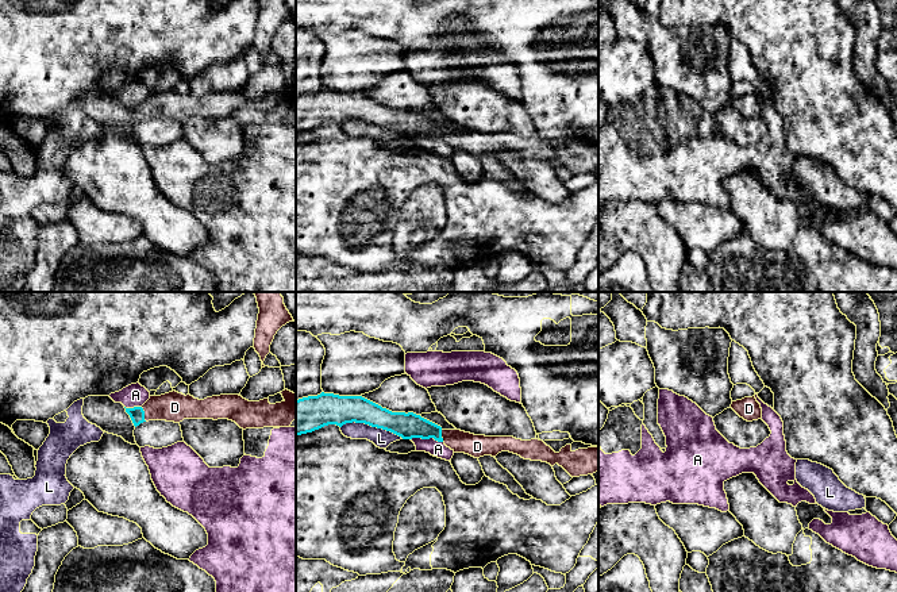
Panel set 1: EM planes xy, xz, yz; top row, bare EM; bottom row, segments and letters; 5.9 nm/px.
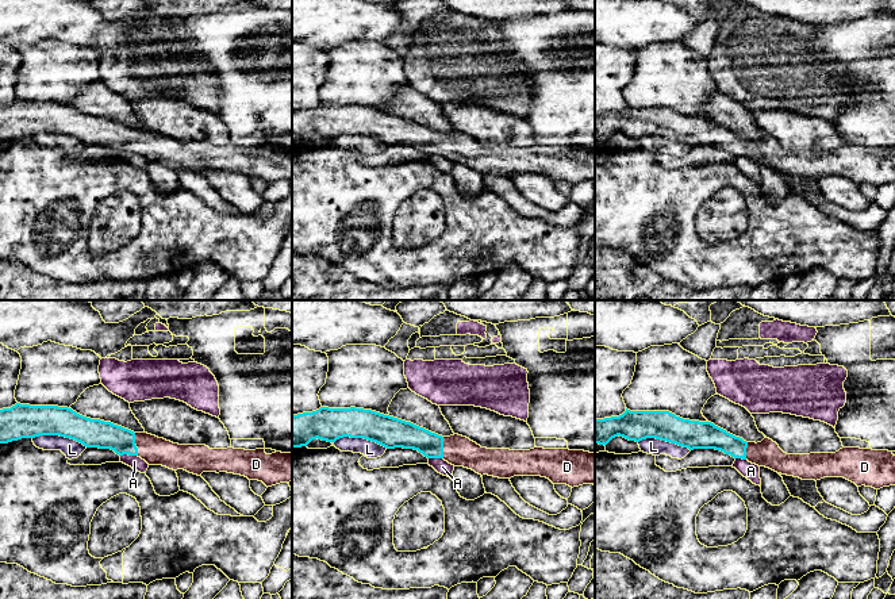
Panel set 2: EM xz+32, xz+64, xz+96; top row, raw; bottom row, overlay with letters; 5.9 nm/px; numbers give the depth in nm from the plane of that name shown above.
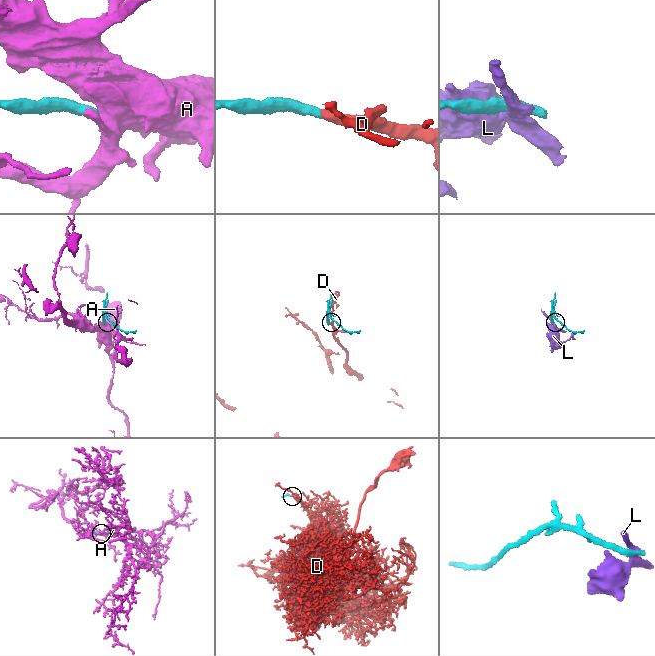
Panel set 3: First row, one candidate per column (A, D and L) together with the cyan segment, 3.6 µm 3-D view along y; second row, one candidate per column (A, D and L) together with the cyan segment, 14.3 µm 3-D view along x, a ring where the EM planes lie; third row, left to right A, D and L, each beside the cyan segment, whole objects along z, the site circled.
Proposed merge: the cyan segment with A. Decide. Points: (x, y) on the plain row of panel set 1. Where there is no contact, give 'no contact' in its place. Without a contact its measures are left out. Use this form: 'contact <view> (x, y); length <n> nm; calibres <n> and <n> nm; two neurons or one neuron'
contact xz (427, 135); length 190 nm; calibres 150 and 100 nm; two neurons

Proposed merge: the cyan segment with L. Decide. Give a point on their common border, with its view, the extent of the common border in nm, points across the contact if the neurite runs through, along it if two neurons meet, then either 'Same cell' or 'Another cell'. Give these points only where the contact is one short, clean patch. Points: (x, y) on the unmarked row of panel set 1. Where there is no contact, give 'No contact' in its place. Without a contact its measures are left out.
Touches cyan at xz (372, 123). Shared border 380 nm. Another cell

